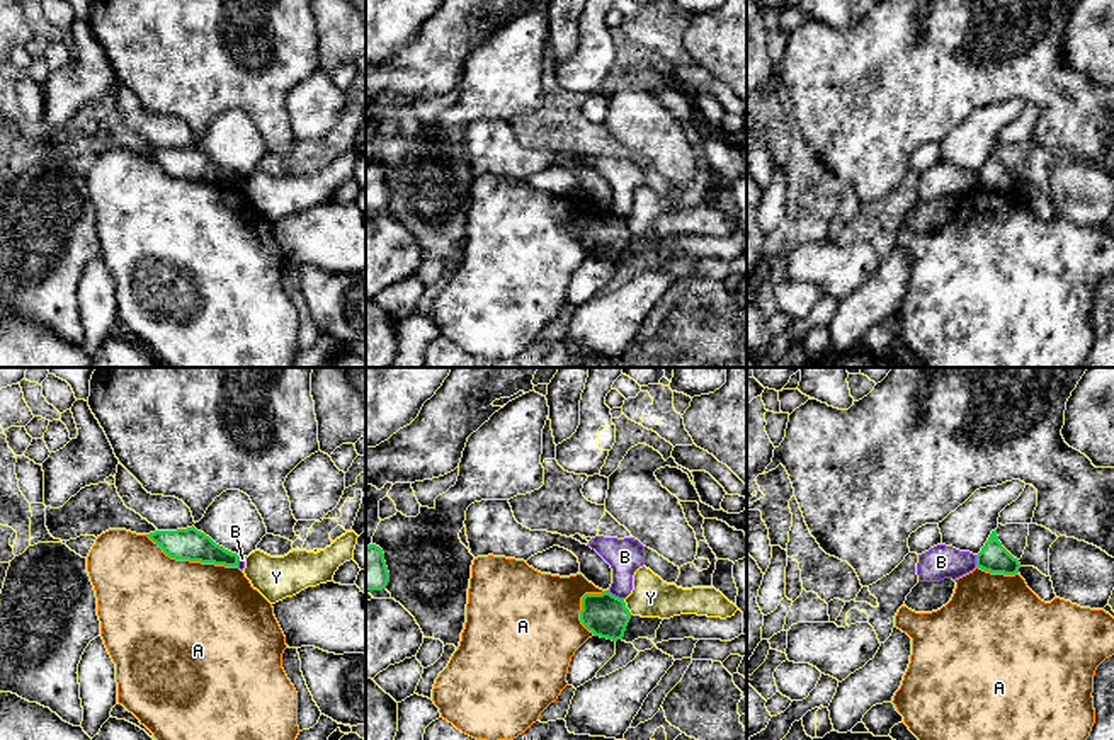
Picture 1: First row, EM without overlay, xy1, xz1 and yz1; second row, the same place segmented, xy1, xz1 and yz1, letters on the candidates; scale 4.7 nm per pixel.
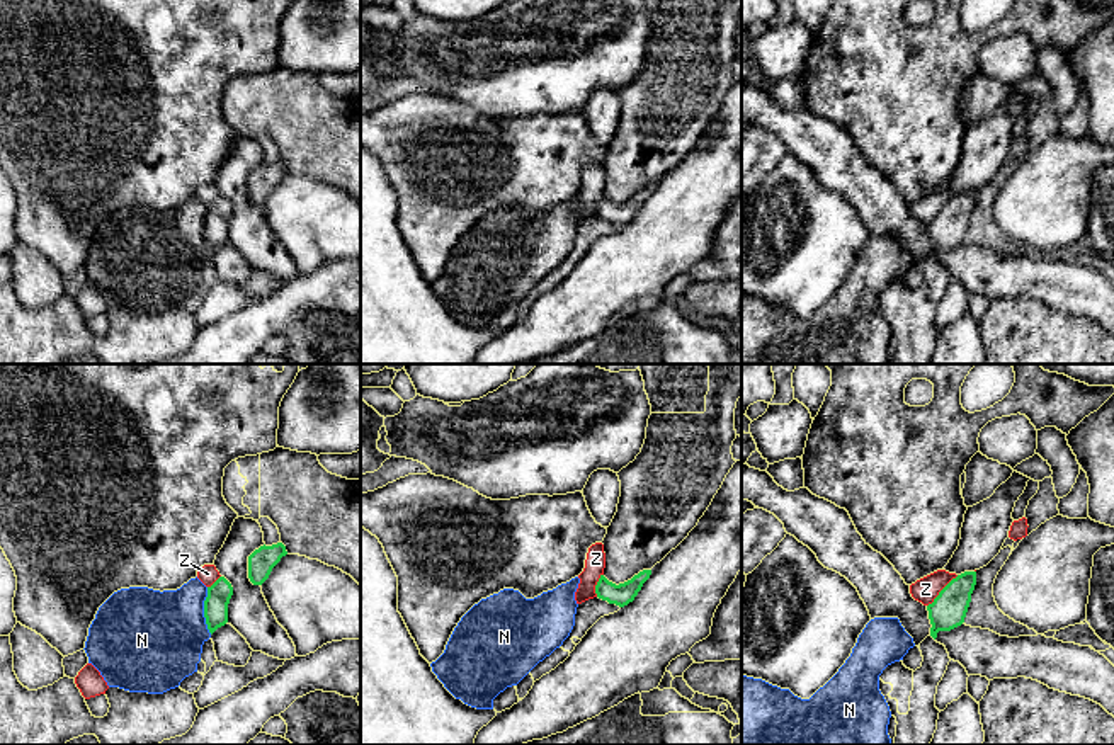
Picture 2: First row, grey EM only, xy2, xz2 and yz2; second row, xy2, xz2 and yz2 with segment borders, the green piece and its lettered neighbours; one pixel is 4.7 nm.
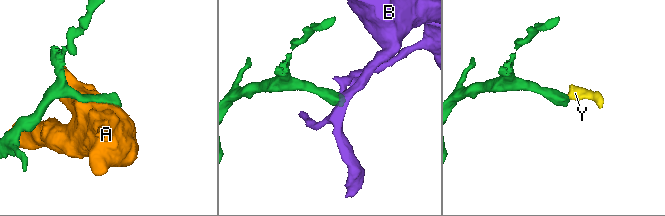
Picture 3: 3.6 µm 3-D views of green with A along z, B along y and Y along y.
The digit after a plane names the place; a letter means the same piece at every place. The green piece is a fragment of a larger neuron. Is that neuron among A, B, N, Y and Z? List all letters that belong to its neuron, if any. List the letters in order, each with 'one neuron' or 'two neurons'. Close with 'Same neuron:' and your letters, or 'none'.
A: two neurons
B: two neurons
N: two neurons
Y: two neurons
Z: two neurons
Same neuron: none

